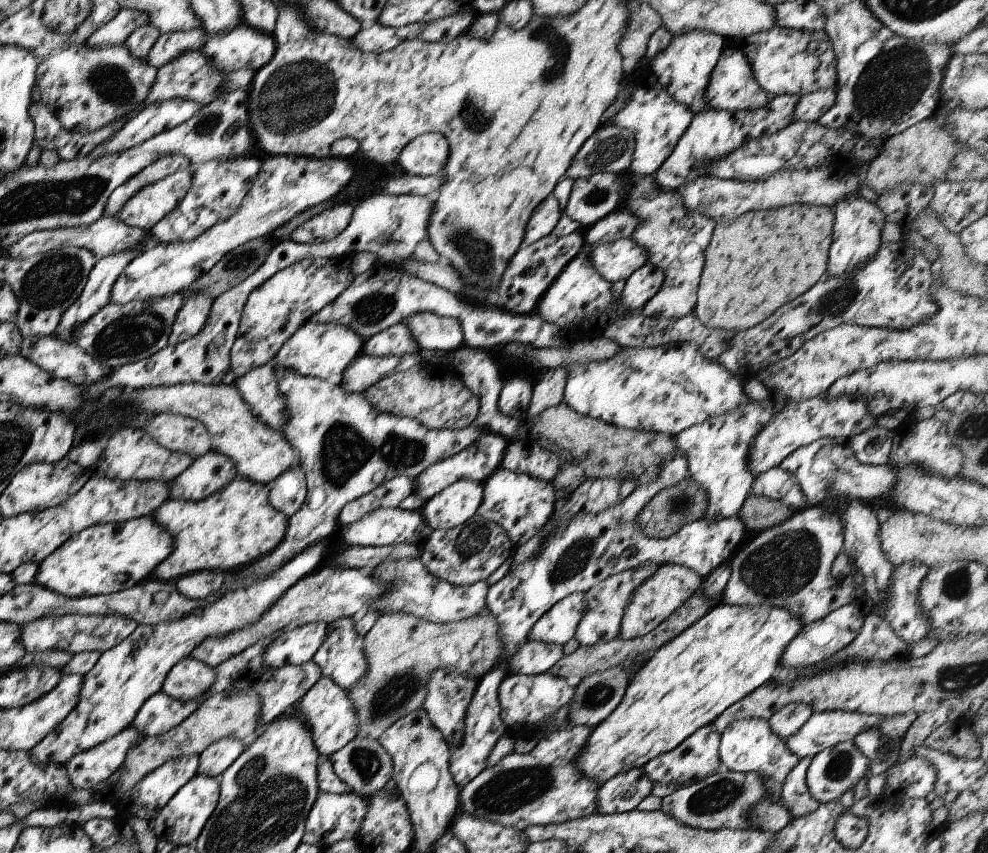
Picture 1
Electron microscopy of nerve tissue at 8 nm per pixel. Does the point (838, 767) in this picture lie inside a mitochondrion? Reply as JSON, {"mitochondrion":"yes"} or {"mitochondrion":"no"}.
{"mitochondrion":"yes"}

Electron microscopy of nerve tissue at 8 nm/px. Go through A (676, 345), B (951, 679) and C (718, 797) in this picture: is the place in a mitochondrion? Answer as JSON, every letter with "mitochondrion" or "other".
{"A":"other","B":"mitochondrion","C":"mitochondrion"}

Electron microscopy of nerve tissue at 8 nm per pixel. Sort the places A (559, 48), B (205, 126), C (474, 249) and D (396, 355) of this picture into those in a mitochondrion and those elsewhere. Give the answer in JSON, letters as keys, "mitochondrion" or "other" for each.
{"A":"mitochondrion","B":"mitochondrion","C":"mitochondrion","D":"other"}

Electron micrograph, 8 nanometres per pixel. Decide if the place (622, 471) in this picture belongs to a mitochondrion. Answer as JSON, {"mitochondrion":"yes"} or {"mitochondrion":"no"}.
{"mitochondrion":"no"}

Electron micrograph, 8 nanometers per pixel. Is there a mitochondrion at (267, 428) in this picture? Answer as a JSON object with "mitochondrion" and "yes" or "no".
{"mitochondrion":"no"}

